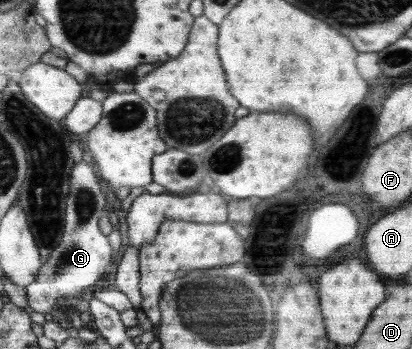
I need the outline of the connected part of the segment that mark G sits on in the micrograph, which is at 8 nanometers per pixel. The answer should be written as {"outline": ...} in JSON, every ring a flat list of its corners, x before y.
{"outline":[[80,160,72,168,69,176,67,205,65,206,63,234,51,250,46,262,42,262,38,276,26,287,29,312,46,313,52,310,56,298,60,296,80,297,80,292,96,284,106,268,110,268,112,246,99,226,104,212,106,196,100,188,100,180,94,174,94,166]]}

